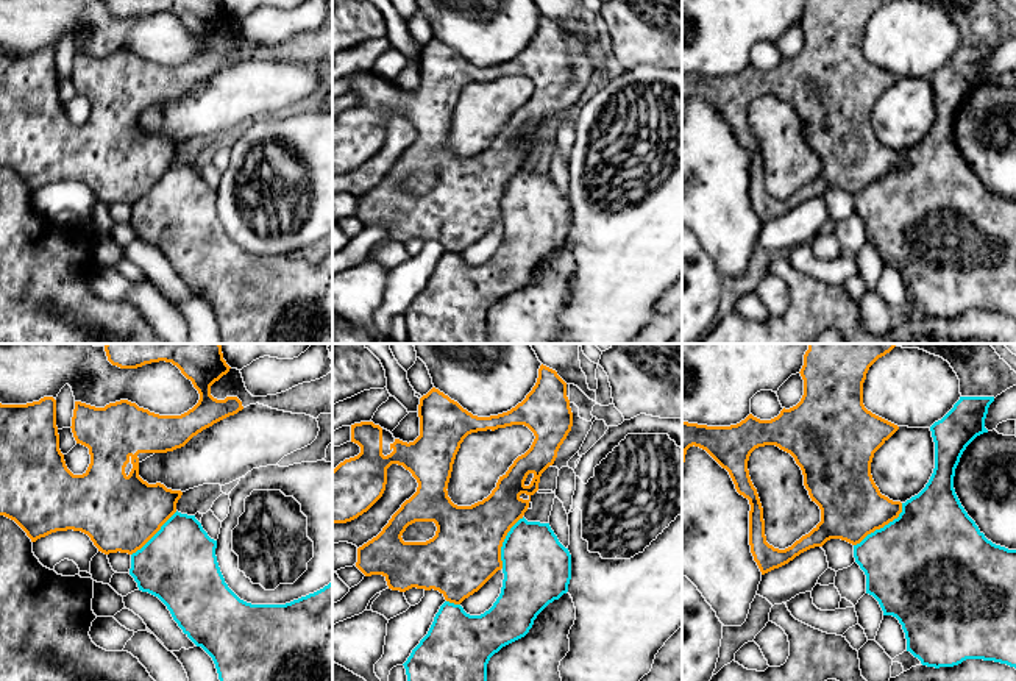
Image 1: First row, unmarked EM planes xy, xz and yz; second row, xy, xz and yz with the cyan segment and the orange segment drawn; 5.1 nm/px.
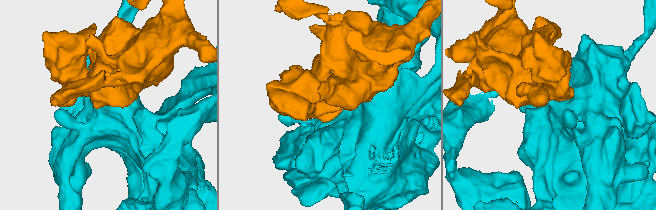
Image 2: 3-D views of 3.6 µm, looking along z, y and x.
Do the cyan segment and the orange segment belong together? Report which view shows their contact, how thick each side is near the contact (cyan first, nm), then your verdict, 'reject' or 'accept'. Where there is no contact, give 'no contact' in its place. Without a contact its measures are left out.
yz | 500/320 nm | accept

